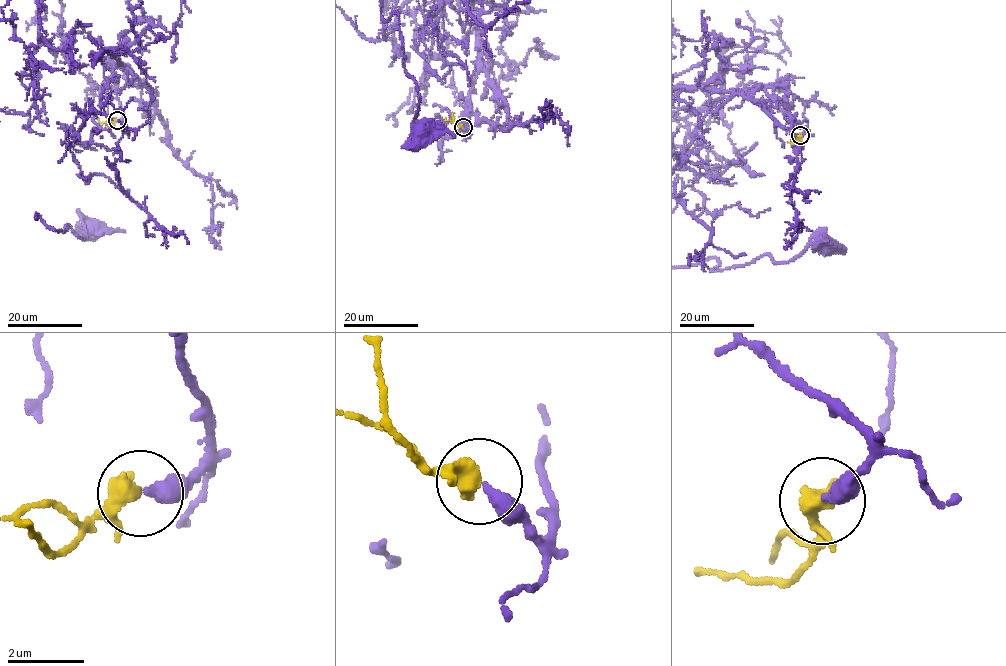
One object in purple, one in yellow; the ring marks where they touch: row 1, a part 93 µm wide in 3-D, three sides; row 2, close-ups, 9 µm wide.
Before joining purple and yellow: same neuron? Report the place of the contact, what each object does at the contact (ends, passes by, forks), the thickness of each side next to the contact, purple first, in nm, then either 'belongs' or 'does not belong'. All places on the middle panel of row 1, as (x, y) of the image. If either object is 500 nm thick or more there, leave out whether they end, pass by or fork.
place (463, 127); purple ends; yellow passes by; calibres 360 and 400 nm; belongs

